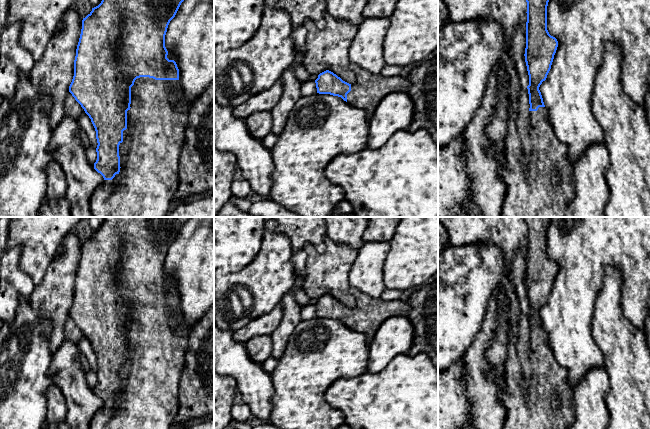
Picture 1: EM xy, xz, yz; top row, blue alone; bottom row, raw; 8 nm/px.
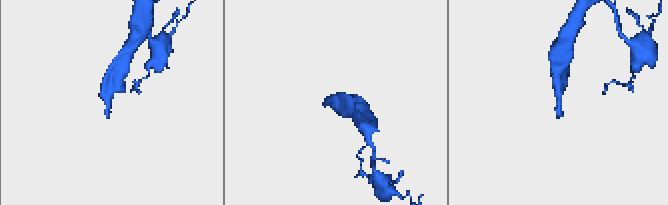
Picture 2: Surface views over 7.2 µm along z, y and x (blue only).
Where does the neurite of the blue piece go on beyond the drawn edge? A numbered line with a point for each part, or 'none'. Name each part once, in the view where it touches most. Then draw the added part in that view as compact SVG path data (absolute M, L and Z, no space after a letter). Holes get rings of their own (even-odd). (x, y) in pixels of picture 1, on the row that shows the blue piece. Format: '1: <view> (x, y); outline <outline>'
1: xy (145, 187); outline M149 77L135 80L131 87L131 108L127 111L127 129L123 131L123 140L130 139L127 157L120 172L112 180L104 180L93 192L90 198L93 217L168 217L179 185L179 156L190 108L190 104L184 100L171 103L171 92L179 89L179 80L155 80Z

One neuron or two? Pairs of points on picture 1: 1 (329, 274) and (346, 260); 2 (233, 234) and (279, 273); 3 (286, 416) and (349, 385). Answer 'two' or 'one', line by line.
1: one
2: two
3: two

